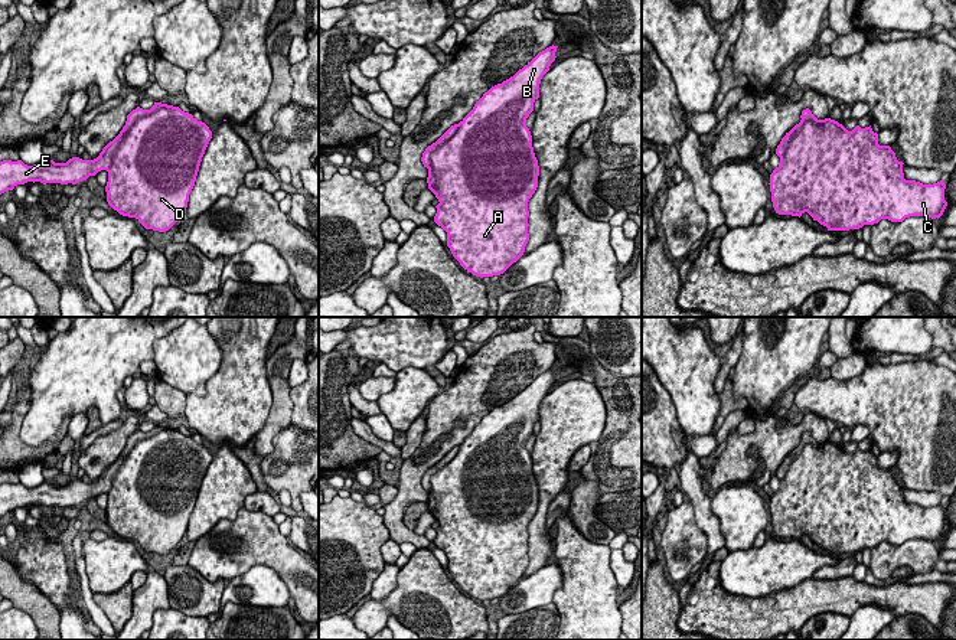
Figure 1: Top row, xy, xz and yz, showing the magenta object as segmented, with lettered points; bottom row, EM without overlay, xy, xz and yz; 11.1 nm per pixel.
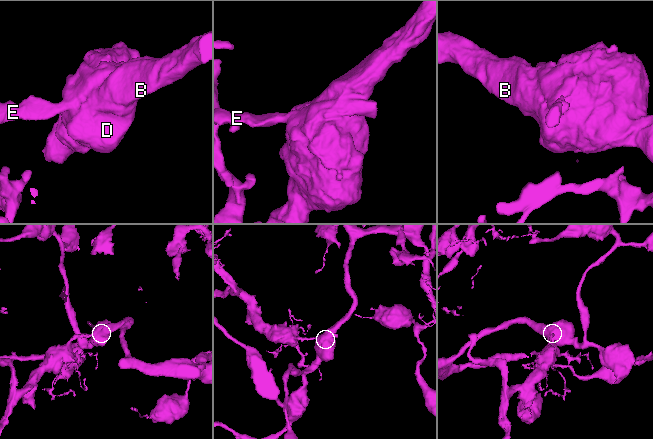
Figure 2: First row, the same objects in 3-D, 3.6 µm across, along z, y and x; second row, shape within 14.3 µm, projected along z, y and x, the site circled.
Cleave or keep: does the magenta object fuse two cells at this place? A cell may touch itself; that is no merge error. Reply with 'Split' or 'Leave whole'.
Split

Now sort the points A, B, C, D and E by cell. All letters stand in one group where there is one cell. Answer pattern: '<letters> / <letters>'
A B C D / E

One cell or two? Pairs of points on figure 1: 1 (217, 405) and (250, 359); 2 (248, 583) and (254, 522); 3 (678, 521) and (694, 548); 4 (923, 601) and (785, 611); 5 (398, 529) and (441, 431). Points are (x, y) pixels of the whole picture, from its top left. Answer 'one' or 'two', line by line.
1: one
2: two
3: one
4: one
5: one

